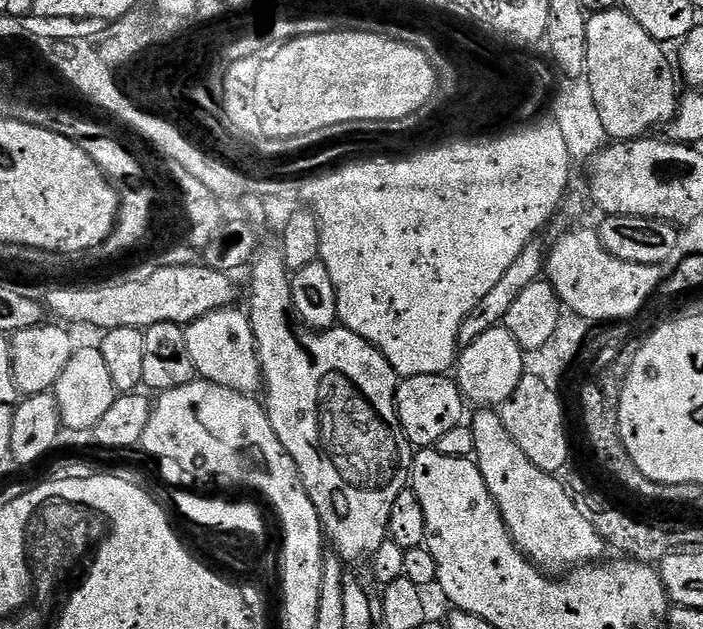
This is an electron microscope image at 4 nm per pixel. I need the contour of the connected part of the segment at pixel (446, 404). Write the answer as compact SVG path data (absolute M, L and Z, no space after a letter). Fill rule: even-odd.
M418 374L403 377L397 383L396 413L413 449L435 448L438 438L444 437L449 430L461 427L465 423L464 407L466 401L460 393L460 385L451 375Z

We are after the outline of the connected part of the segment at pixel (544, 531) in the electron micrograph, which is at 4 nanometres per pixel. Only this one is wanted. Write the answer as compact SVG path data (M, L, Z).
M499 411L477 412L480 413L470 420L474 434L474 459L516 547L533 564L556 574L603 561L606 553L604 540L594 526L586 522L567 487L561 481L559 484L553 473L538 470L538 466L522 454L518 442L510 438L510 430L506 430Z

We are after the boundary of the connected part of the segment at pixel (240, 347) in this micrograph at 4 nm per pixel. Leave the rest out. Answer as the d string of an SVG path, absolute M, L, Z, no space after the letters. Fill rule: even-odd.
M236 306L219 308L217 312L206 314L193 324L187 325L184 333L199 379L209 380L218 386L226 386L230 390L245 394L261 391L260 359L256 353L254 330L248 320L247 311L240 309L239 312Z

